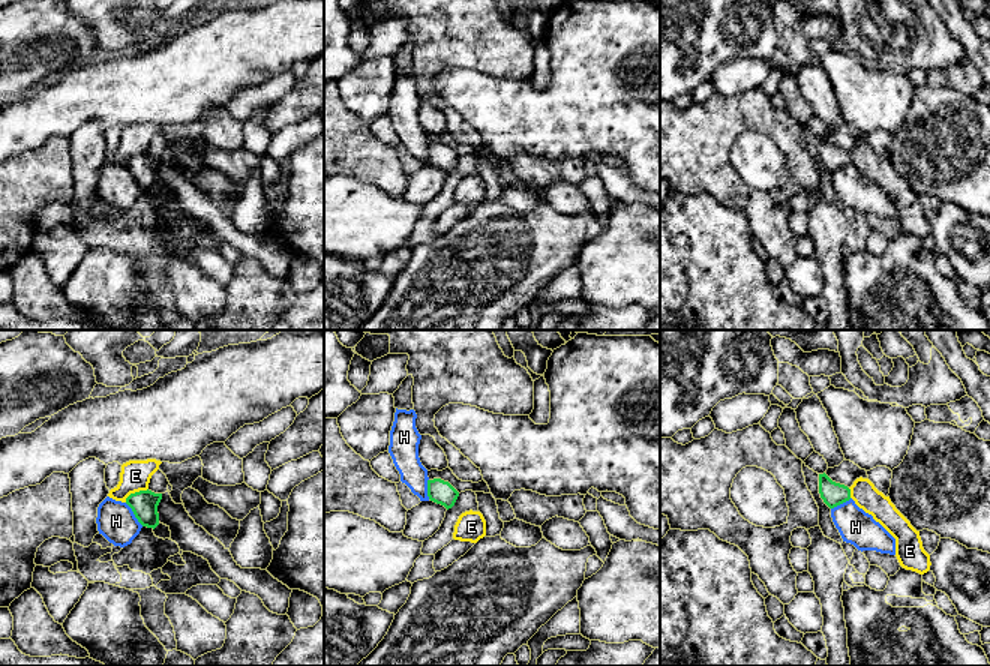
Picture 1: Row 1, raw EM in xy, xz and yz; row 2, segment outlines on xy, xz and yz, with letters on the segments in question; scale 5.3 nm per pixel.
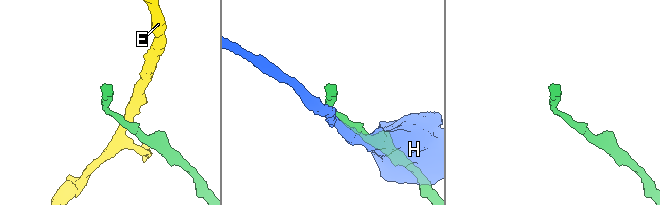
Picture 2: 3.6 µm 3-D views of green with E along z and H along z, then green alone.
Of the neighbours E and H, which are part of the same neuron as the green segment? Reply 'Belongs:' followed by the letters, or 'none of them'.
Belongs: none of them

